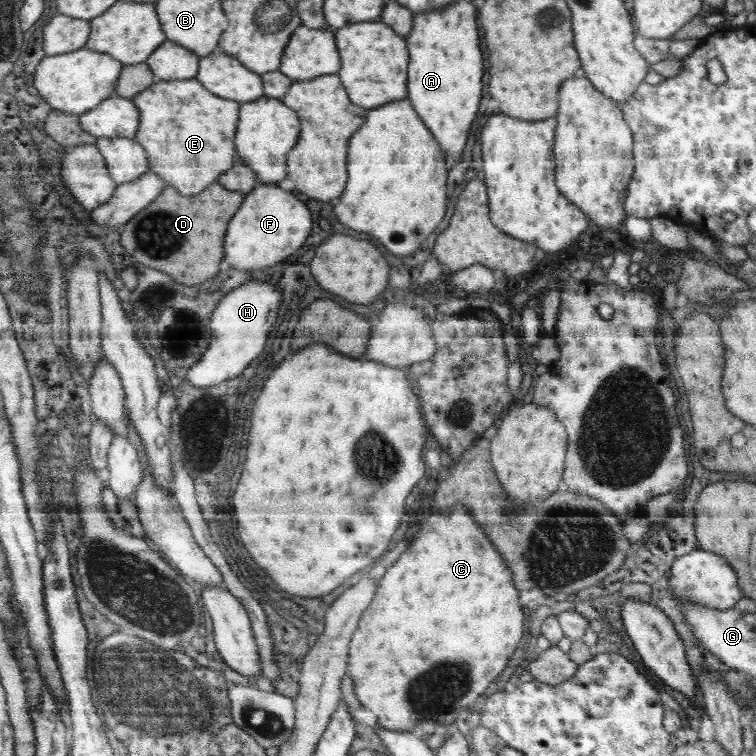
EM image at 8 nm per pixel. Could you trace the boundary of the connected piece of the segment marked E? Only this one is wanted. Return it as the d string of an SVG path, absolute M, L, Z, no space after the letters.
M197 77L184 80L164 80L135 96L142 112L142 124L136 139L143 144L151 158L151 171L164 177L169 187L175 187L186 197L199 196L219 181L226 170L238 161L235 132L239 119L239 101L218 96Z

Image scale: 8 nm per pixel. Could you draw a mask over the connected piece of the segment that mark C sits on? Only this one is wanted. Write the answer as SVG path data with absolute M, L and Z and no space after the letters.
M460 503L455 504L451 514L436 509L431 519L420 526L416 542L410 542L408 554L404 552L402 558L390 568L390 572L386 572L380 578L380 582L378 582L380 592L376 592L376 600L372 600L372 608L368 608L368 612L364 612L364 620L359 620L360 632L355 631L354 638L351 640L347 674L354 681L354 694L356 694L360 705L374 713L378 719L378 725L386 730L412 733L416 726L421 726L421 739L426 740L430 734L434 734L444 727L444 718L438 722L440 716L448 716L452 710L458 710L458 708L466 710L466 706L474 705L476 698L506 669L512 654L520 646L524 636L524 612L518 606L518 588L514 585L513 573L504 561L502 553L498 551L498 547L490 541L490 537L474 519L475 516L472 515L470 509Z

